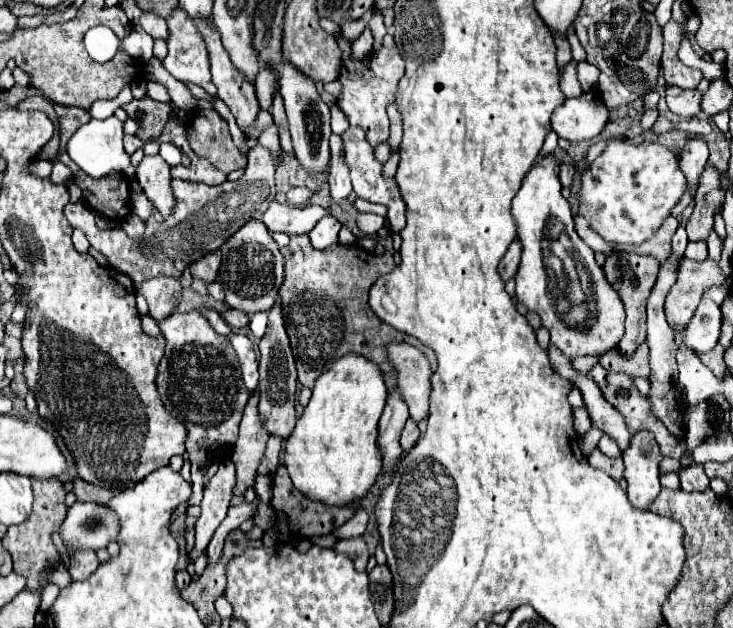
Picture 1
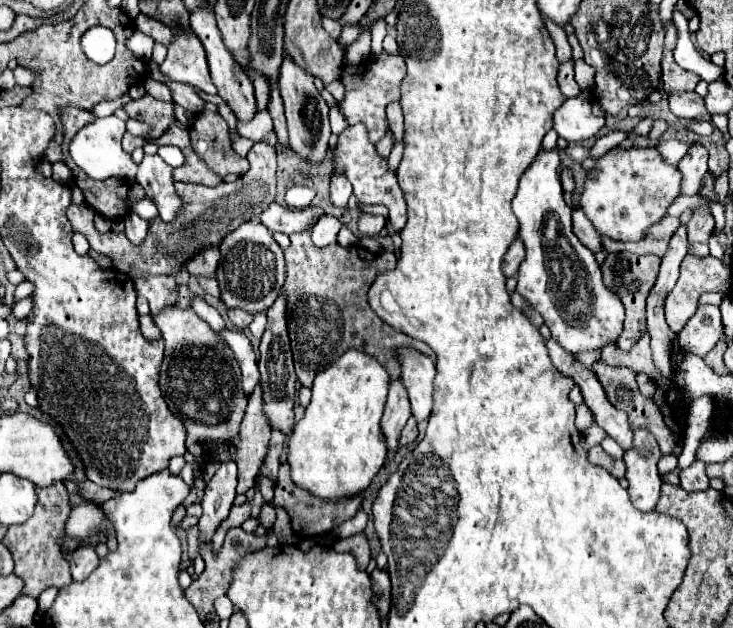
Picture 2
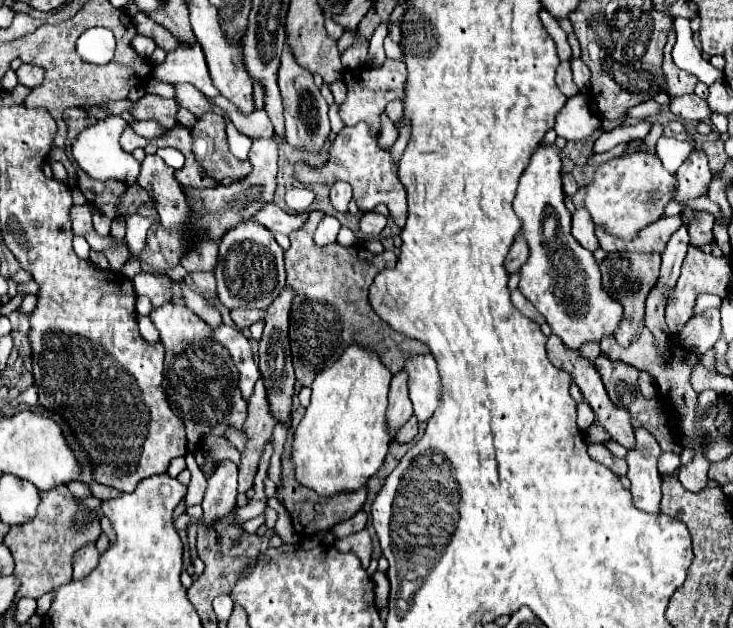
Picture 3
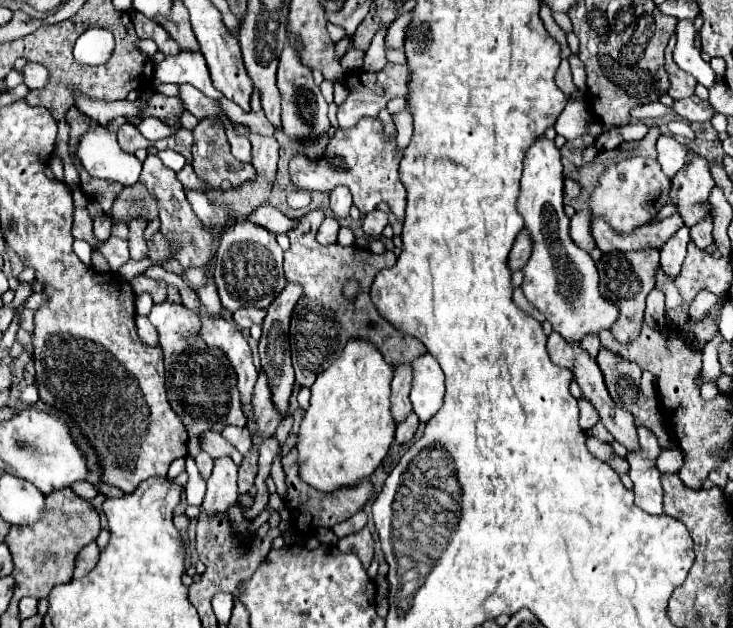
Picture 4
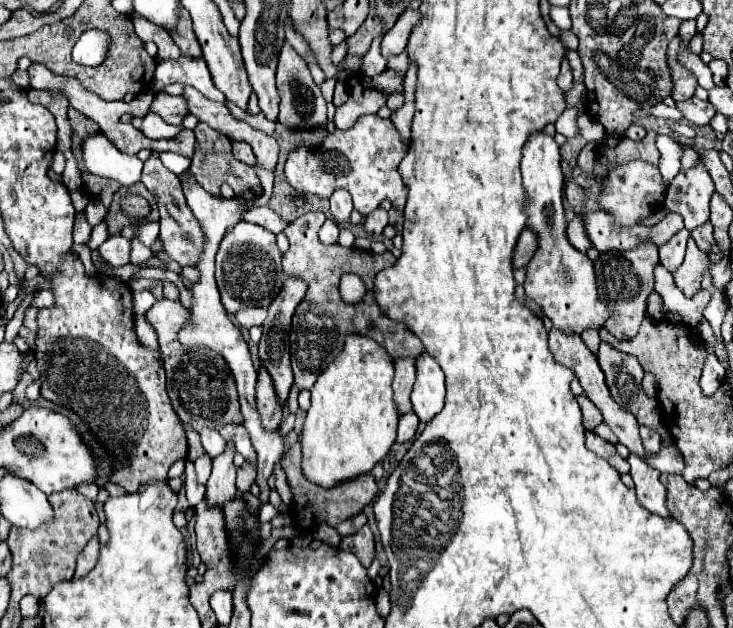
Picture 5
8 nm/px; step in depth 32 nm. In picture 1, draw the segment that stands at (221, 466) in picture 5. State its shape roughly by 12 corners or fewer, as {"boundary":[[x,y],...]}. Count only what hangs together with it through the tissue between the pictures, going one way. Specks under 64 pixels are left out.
{"boundary":[[222,462],[200,502],[194,548],[188,562],[206,546],[226,518],[234,466]]}

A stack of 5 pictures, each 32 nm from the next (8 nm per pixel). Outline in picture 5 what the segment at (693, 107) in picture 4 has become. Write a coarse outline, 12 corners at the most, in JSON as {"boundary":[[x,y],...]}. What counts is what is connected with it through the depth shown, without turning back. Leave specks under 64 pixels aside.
{"boundary":[[696,96],[678,102],[684,118],[696,126],[712,120],[716,110]]}

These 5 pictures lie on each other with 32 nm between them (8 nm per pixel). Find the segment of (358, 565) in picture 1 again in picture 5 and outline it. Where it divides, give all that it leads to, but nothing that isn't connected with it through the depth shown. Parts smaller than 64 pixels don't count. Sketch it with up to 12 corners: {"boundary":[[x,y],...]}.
{"boundary":[[368,524],[344,536],[338,548],[354,552],[362,566],[374,560],[374,536]]}

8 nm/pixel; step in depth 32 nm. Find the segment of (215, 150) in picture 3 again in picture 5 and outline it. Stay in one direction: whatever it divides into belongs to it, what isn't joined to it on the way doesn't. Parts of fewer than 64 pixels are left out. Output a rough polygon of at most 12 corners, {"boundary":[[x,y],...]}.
{"boundary":[[200,122],[190,170],[218,194],[258,188],[256,168],[232,156],[230,140]]}

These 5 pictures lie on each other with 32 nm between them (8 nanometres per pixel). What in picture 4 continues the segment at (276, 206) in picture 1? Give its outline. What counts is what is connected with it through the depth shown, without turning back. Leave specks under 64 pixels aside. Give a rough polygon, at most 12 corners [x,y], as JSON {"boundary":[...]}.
{"boundary":[[270,204],[260,206],[248,220],[272,234],[286,234],[298,224]]}

